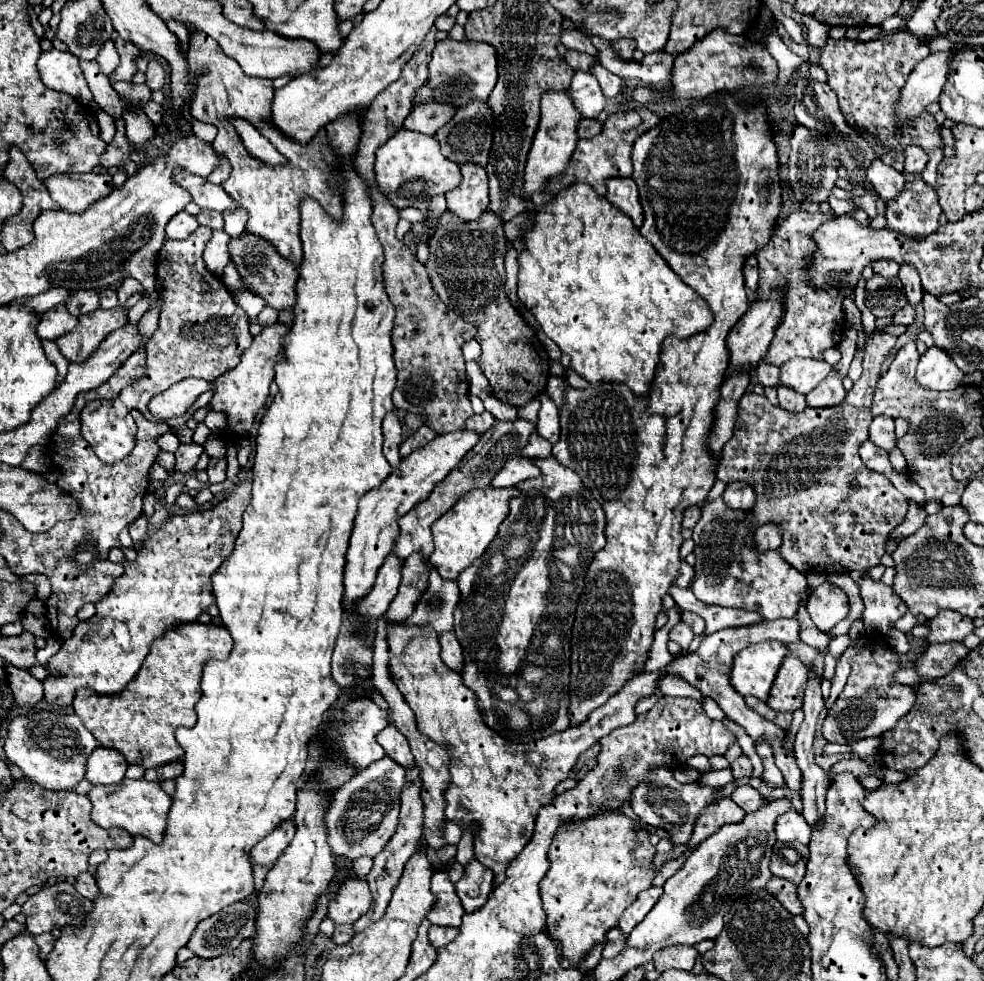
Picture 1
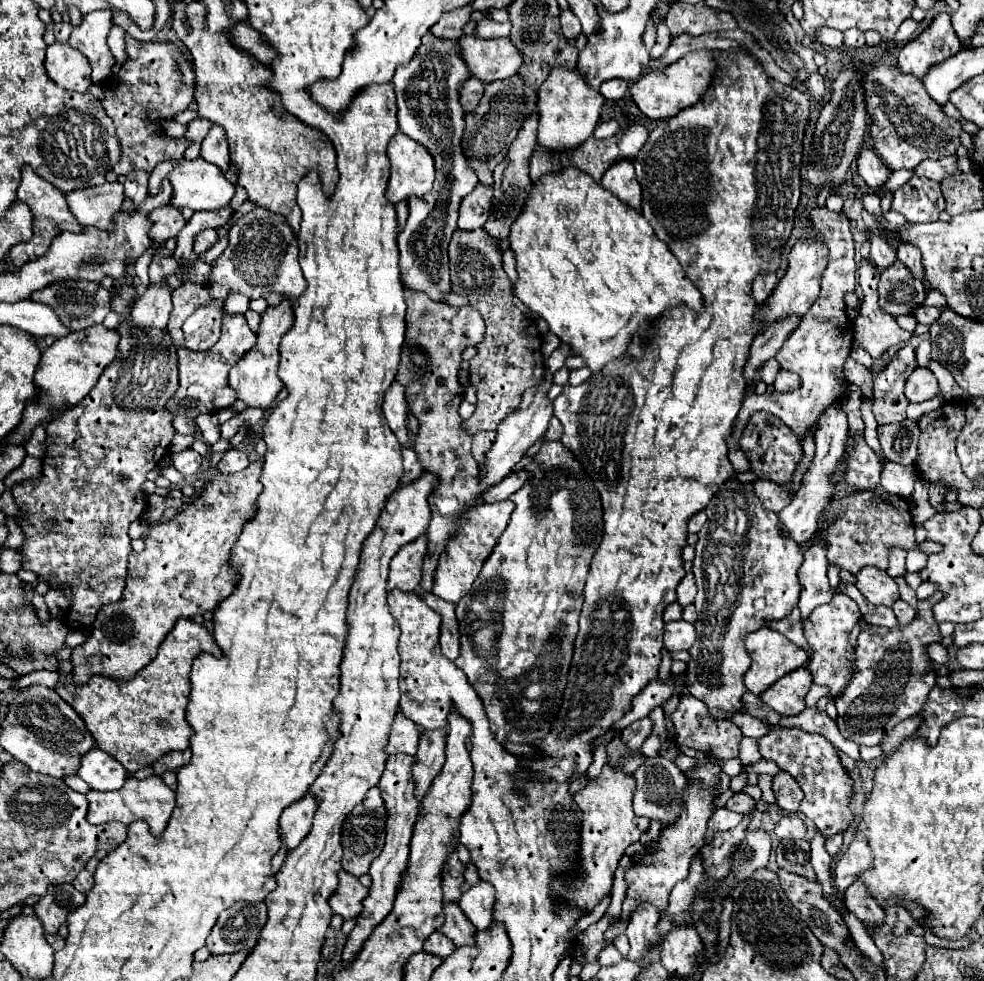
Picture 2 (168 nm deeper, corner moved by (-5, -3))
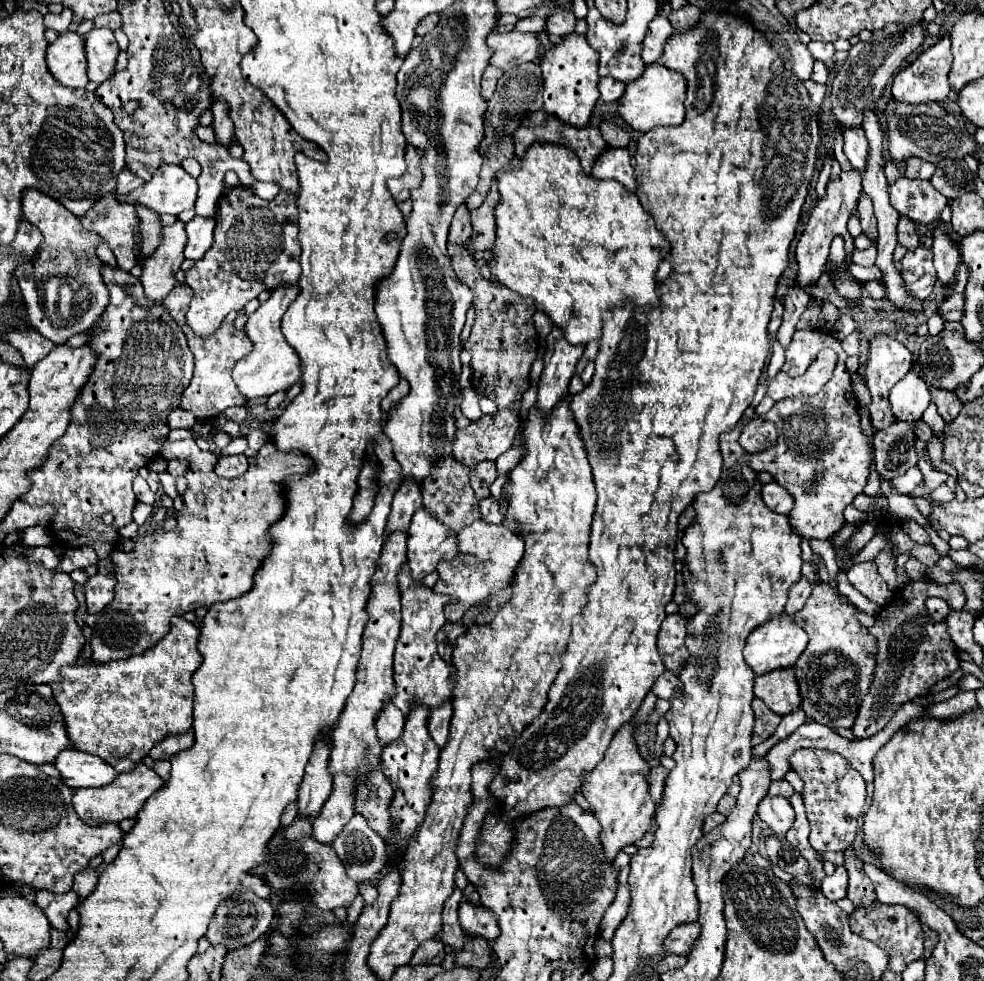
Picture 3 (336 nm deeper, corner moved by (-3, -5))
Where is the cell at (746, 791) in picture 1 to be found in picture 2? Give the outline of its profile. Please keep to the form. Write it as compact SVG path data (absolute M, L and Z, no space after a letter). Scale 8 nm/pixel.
M739 792L739 794L733 794L727 804L725 804L727 810L733 810L733 812L739 812L739 814L751 814L757 810L757 802L747 796L745 792Z

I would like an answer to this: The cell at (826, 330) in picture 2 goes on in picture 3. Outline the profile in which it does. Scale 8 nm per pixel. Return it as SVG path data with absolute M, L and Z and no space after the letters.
M819 330L795 332L789 348L785 350L783 372L791 376L805 374L809 362L817 356L821 348L833 348L839 354L837 368L833 378L823 386L817 396L797 396L775 402L775 412L763 414L765 420L771 420L777 428L777 444L771 450L763 450L757 454L749 454L739 446L741 424L737 424L731 432L721 434L719 450L723 458L723 466L731 468L735 464L747 464L757 472L771 472L791 498L795 506L789 512L791 530L805 540L827 540L835 534L843 524L843 510L853 502L857 494L863 492L869 476L869 466L873 462L873 436L867 436L861 430L859 404L851 388L851 376L845 368L847 354L841 348L841 342L835 336L827 336Z

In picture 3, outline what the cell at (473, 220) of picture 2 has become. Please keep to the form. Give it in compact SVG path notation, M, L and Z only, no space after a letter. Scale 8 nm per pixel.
M459 206L453 222L451 222L451 234L449 234L449 244L463 244L471 236L471 222L469 222L469 210L465 206Z

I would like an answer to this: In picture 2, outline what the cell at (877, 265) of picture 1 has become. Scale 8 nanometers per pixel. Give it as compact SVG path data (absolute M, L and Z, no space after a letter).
M871 238L871 260L881 270L885 270L897 260L897 256L895 256L895 250L883 238Z

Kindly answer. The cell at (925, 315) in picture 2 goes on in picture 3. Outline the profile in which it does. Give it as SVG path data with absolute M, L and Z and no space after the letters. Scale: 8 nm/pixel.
M953 294L947 300L941 302L939 306L939 316L945 320L961 320L961 314L965 310L965 296L963 294Z

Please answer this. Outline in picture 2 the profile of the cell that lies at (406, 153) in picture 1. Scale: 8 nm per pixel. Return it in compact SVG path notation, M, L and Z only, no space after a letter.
M397 132L389 142L387 156L391 162L391 176L385 196L391 204L431 192L435 182L435 160L431 160L431 154L421 148L421 144Z

